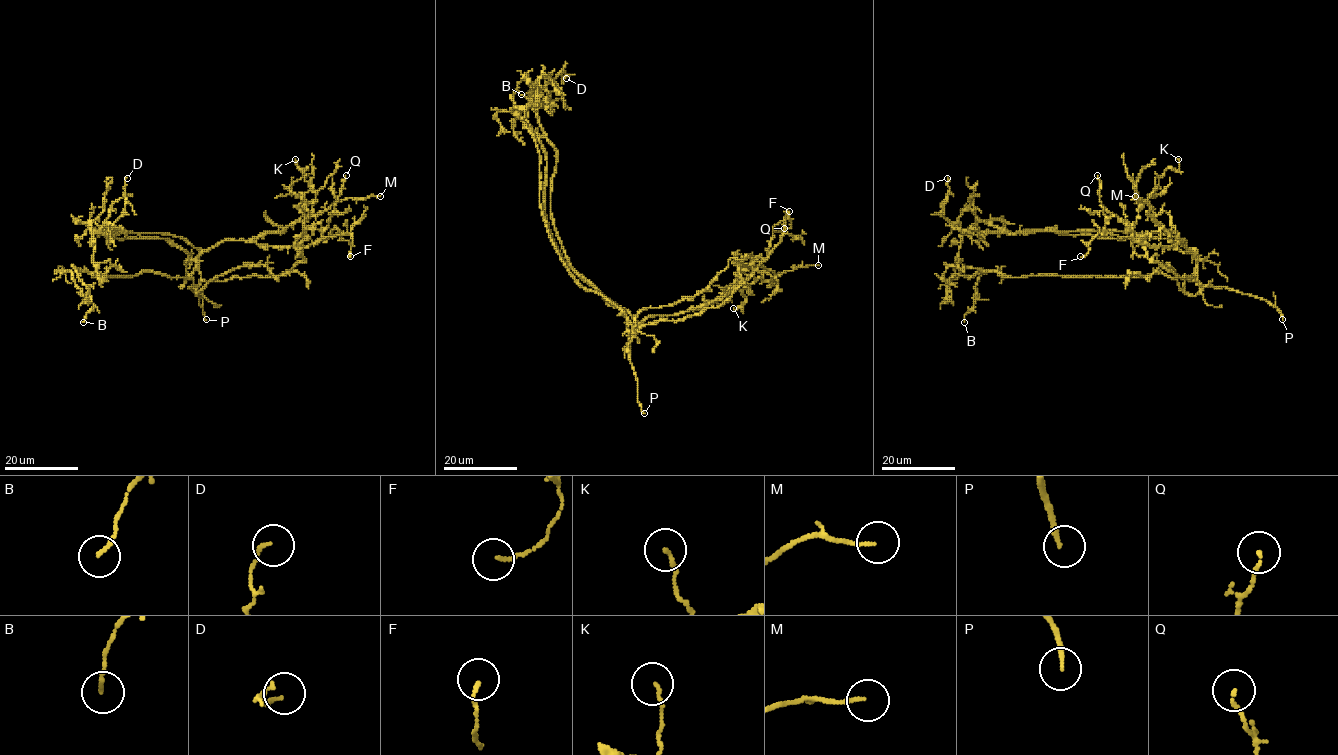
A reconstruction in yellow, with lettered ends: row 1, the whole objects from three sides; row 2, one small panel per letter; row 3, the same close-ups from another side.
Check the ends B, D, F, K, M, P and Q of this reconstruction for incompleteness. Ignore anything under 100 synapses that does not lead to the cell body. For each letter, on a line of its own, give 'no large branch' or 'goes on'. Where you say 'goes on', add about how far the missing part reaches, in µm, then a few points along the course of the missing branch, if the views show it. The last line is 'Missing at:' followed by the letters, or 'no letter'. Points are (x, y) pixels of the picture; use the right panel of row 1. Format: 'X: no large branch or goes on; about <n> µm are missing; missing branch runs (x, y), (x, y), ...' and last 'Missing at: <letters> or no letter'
B: no large branch
D: no large branch
F: no large branch
K: no large branch
M: no large branch
P: goes on; about 80 µm are missing
Q: no large branch
Missing at: P

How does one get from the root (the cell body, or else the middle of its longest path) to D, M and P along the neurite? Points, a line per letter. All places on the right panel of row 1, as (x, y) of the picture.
D: (1185, 247), (1175, 237), (1162, 233), (963, 231), (957, 223), (950, 223), (941, 215), (949, 192), (947, 178)
M: (1185, 247), (1192, 251), (1186, 247), (1185, 240), (1168, 232), (1153, 219), (1147, 201), (1135, 196)
P: (1185, 247), (1189, 247), (1196, 258), (1192, 278), (1199, 284), (1228, 287), (1265, 299), (1278, 309), (1282, 319)

